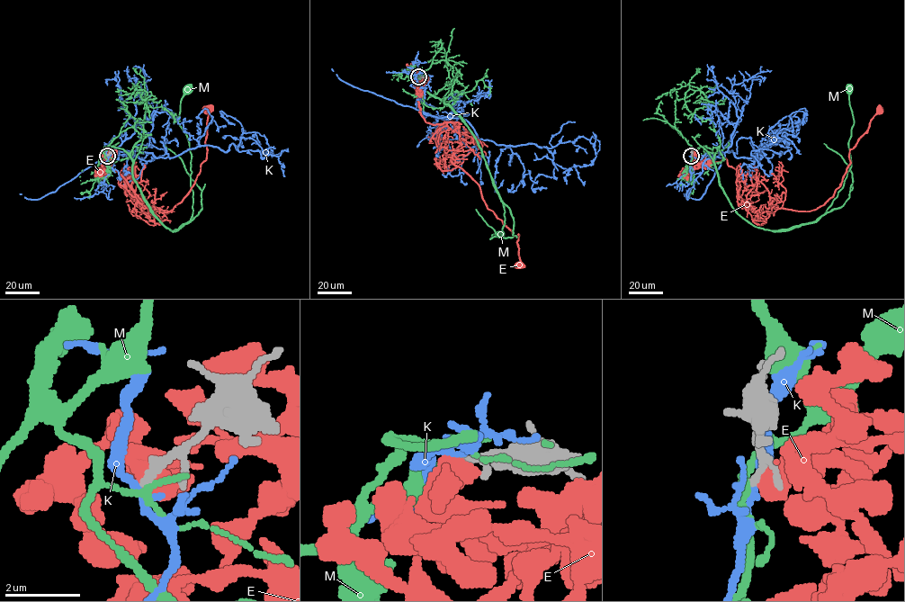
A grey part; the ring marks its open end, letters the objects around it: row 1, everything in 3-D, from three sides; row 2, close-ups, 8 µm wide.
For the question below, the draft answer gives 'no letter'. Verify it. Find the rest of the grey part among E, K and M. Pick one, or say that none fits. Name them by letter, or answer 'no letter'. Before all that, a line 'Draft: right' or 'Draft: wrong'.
Draft: right
no letter

